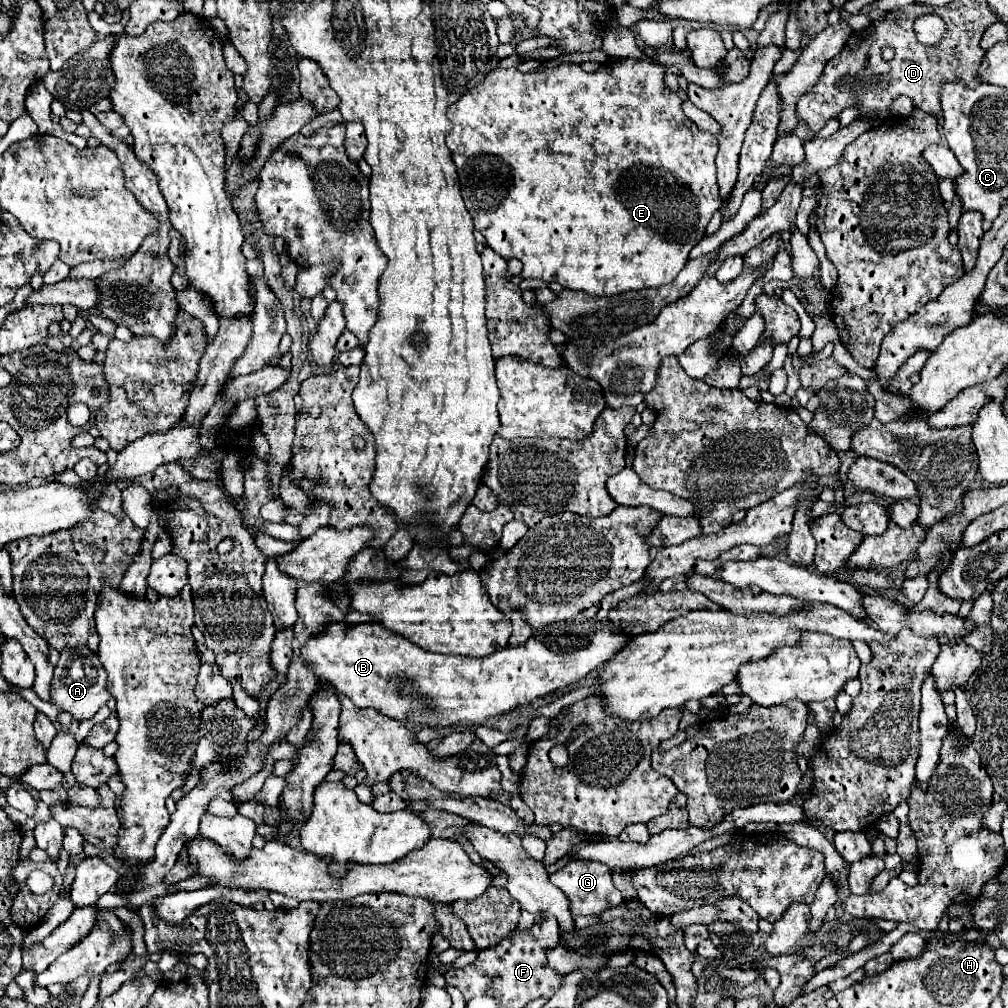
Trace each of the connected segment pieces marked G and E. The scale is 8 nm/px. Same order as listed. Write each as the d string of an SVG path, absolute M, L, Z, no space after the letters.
M571 860L567 866L557 870L549 876L549 880L565 892L565 896L571 900L571 912L573 914L603 914L609 908L615 908L623 902L621 892L615 888L611 878L611 868L593 862L593 860Z
M619 58L611 64L605 62L593 74L583 72L579 64L559 64L533 74L523 74L517 68L497 68L447 108L447 118L453 122L453 130L447 134L447 146L457 166L461 194L469 214L473 216L475 230L479 230L487 238L489 248L505 260L521 260L525 264L523 278L557 282L567 290L583 290L593 296L615 296L629 290L669 284L687 264L691 248L705 236L711 216L721 208L715 178L717 140L711 134L701 132L695 122L683 114L681 98L665 92L663 78L665 68L647 58Z

